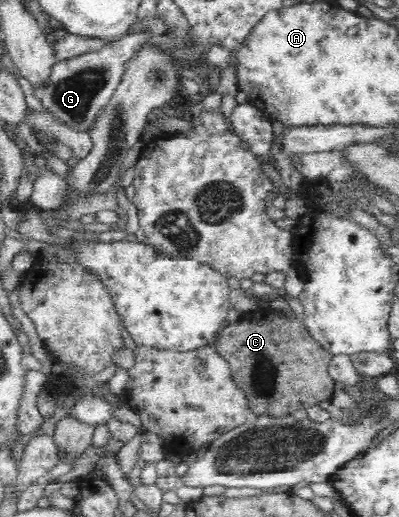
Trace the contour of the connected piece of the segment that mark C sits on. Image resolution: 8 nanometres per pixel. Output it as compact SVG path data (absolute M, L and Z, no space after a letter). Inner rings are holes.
M266 307L242 314L237 323L228 324L218 334L213 346L229 362L232 378L246 394L253 416L287 417L297 409L307 410L322 401L331 400L338 388L328 372L328 365L334 355L310 336L303 320L297 316L287 317L280 310Z

